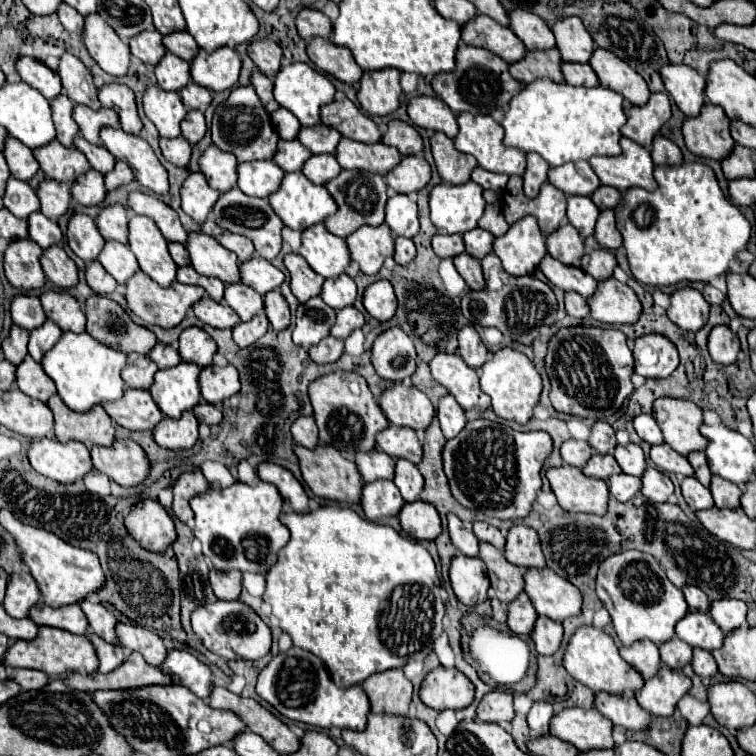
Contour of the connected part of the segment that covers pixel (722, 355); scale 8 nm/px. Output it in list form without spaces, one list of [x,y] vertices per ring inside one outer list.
[[[714,326],[708,336],[708,350],[714,362],[732,364],[740,352],[740,340],[728,326]]]

